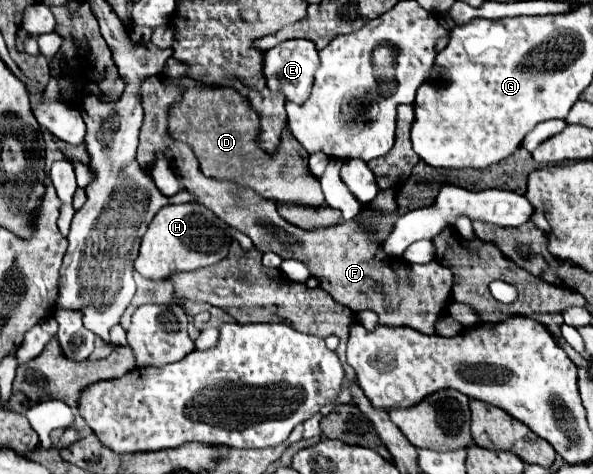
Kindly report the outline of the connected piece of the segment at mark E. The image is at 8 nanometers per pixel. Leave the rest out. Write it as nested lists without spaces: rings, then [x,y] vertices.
[[[291,39],[283,41],[277,47],[269,49],[265,53],[265,77],[267,77],[267,87],[273,91],[283,91],[287,101],[303,103],[307,101],[307,95],[311,93],[313,87],[313,77],[319,67],[319,55],[317,49],[311,41],[307,39]]]

